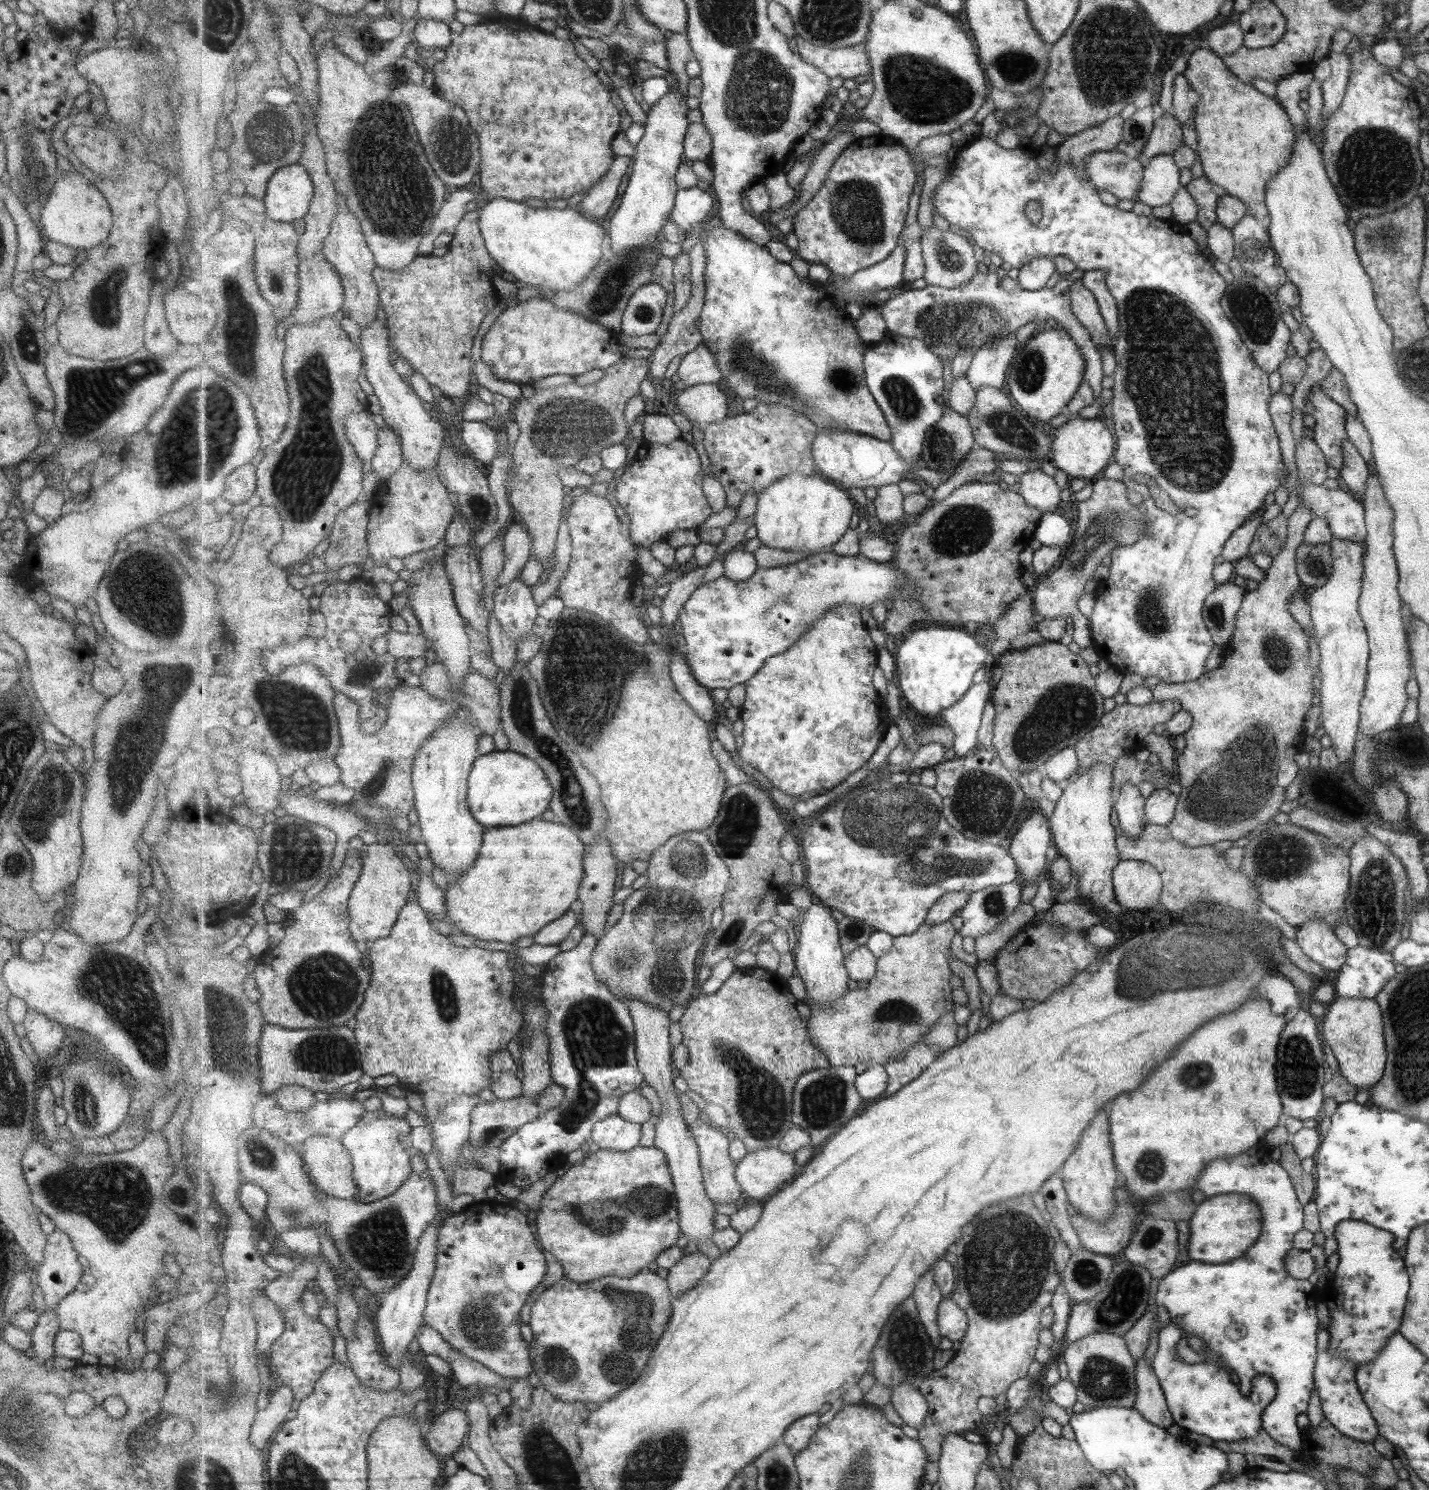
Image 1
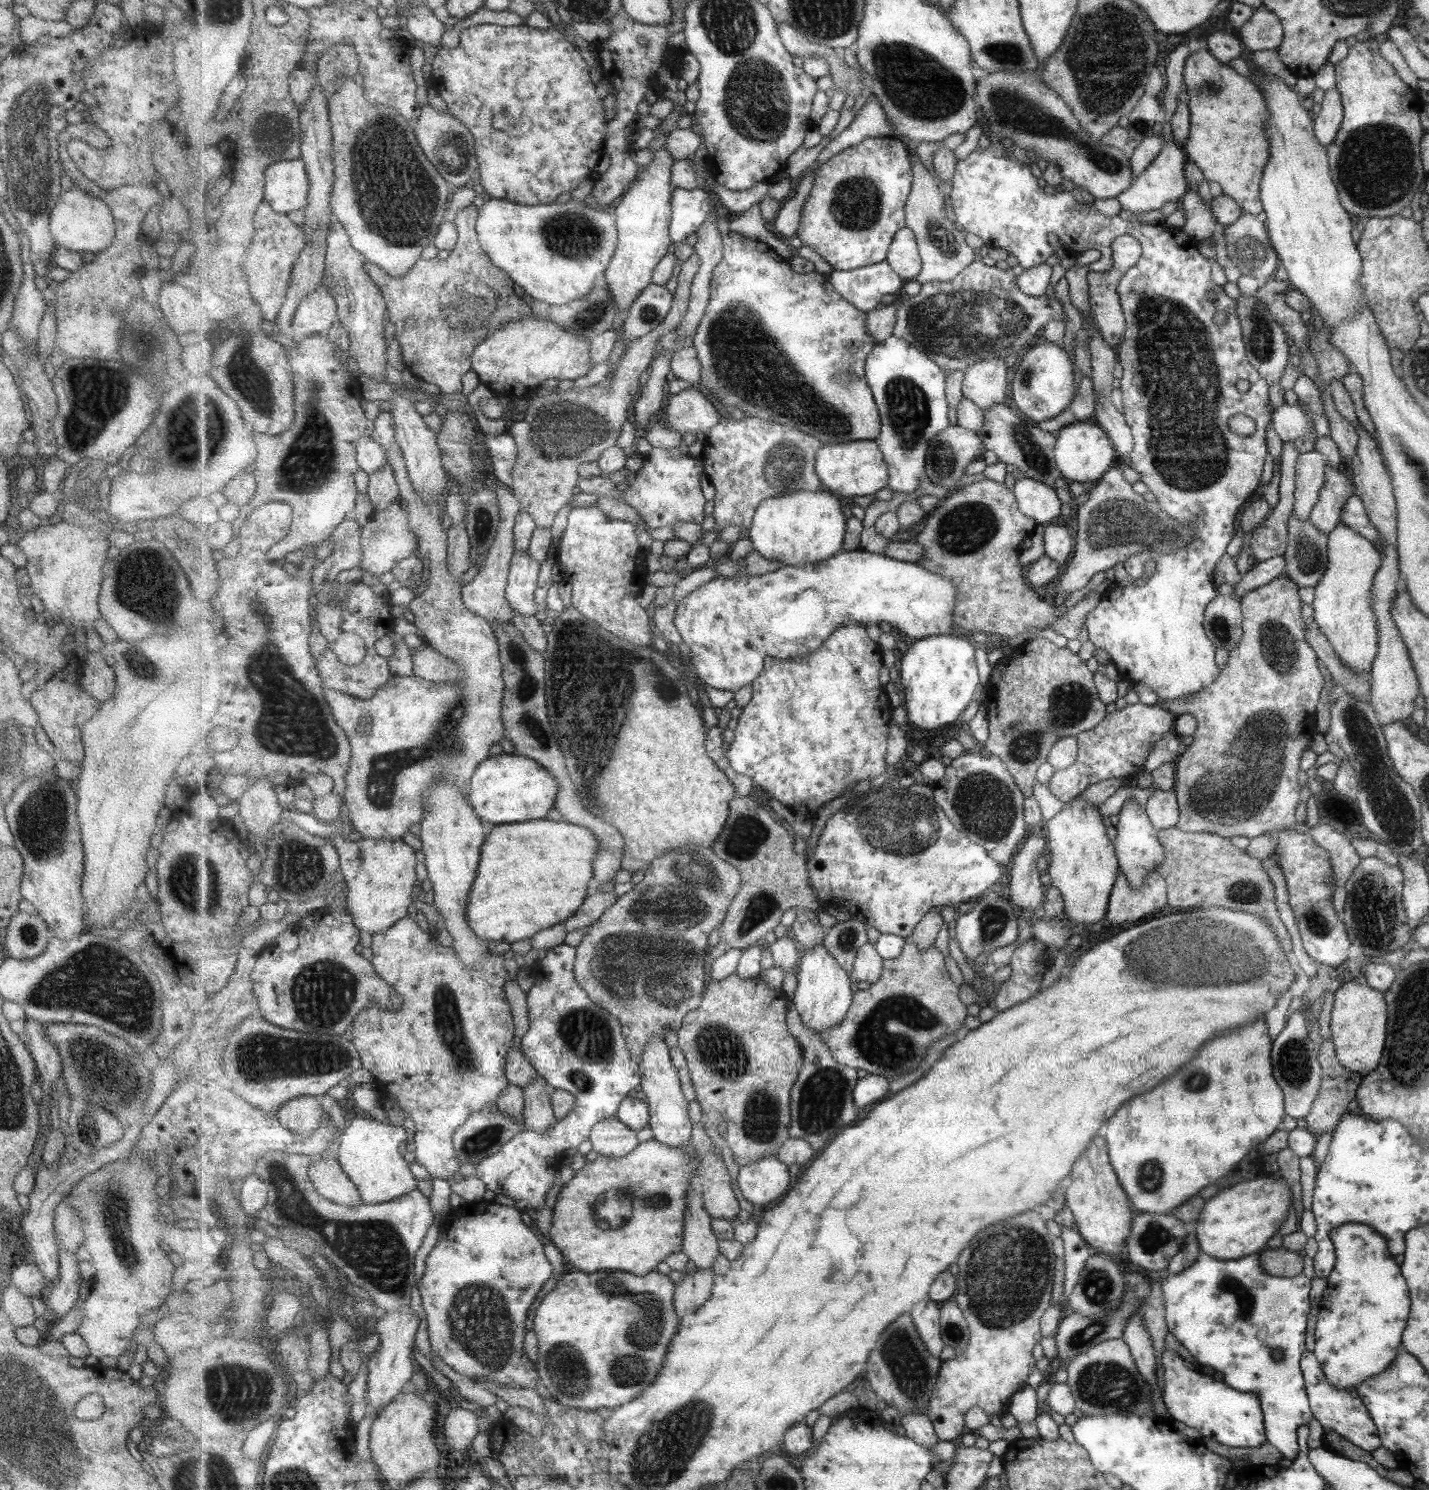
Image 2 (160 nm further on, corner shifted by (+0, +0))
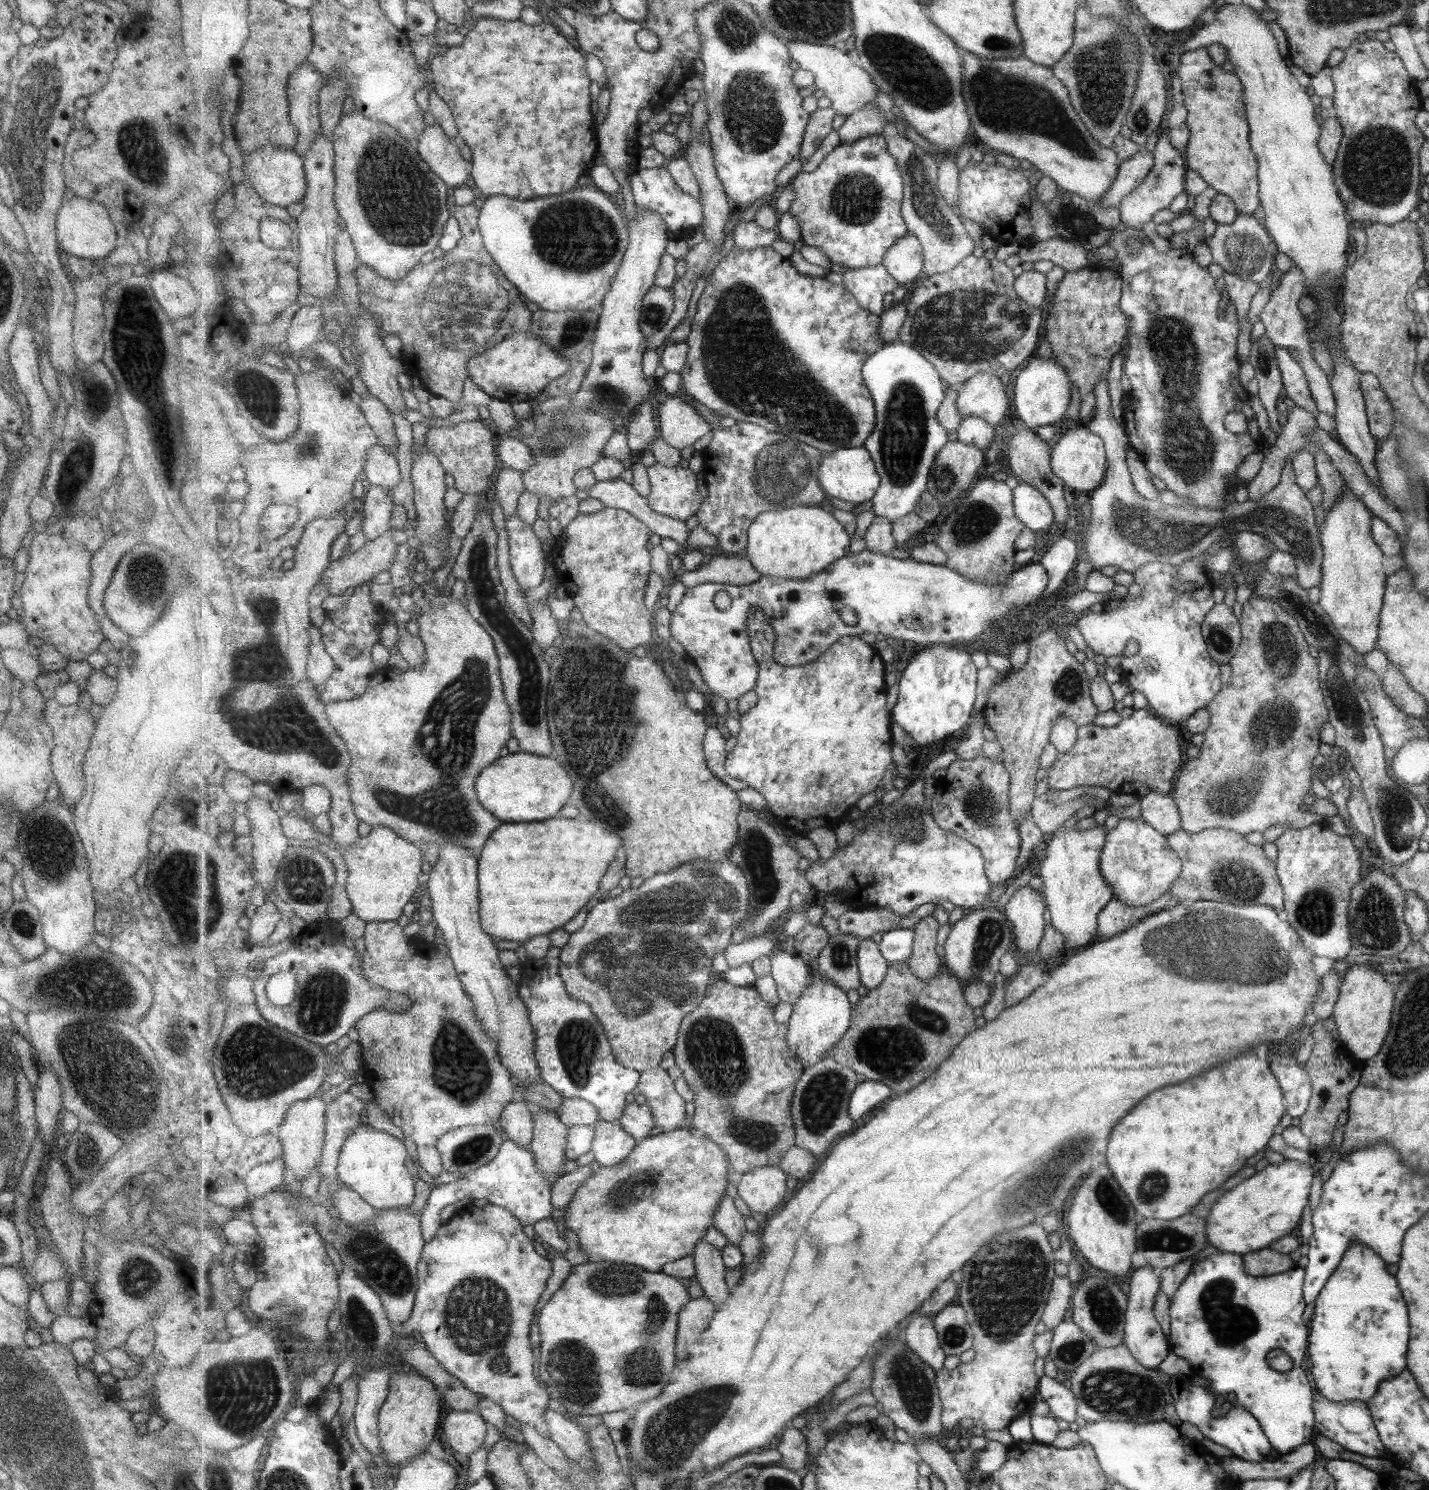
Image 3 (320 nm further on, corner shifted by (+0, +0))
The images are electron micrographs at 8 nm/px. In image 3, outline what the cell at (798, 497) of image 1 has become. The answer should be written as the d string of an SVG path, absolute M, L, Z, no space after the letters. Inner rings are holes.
M793 506L785 511L770 511L761 514L750 526L746 555L762 576L777 576L779 578L813 578L827 570L840 558L849 555L851 536L844 523L837 521L834 512L825 512L821 506Z

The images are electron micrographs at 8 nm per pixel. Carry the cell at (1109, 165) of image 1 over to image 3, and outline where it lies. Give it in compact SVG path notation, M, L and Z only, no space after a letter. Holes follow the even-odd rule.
M965 51L964 59L964 97L968 113L972 118L972 136L980 139L994 150L994 153L1011 155L1017 160L1027 160L1032 168L1039 170L1055 182L1056 186L1067 192L1073 192L1086 201L1097 201L1115 180L1120 160L1115 151L1100 145L1091 136L1077 113L1070 105L1068 90L1049 67L1039 66L1027 58L1001 58L987 60L972 52Z

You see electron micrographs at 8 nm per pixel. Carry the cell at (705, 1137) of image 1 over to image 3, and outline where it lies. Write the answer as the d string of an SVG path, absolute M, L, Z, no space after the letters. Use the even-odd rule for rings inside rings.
M725 1195L716 1212L714 1225L727 1237L728 1244L740 1246L740 1242L747 1233L747 1226L745 1226L745 1216L737 1210L735 1202L736 1199Z

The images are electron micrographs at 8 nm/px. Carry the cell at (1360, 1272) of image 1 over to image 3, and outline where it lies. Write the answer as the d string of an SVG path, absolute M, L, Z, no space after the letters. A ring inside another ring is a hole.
M1353 1242L1341 1257L1340 1264L1328 1278L1313 1303L1314 1309L1309 1324L1308 1353L1311 1362L1309 1369L1314 1388L1329 1402L1358 1400L1367 1404L1377 1392L1382 1381L1389 1381L1405 1370L1407 1352L1407 1308L1395 1284L1395 1278L1385 1270L1383 1260L1371 1252L1364 1243Z

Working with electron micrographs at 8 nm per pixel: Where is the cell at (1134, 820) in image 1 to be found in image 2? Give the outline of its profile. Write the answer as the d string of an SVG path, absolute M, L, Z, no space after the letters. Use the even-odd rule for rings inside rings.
M1135 800L1122 804L1117 814L1118 821L1114 827L1115 853L1119 861L1119 872L1125 877L1130 888L1138 888L1150 872L1154 872L1165 858L1164 846L1161 846L1157 838L1156 827L1149 822L1147 812L1140 807Z

